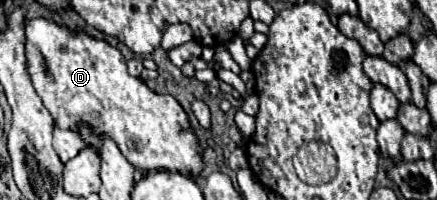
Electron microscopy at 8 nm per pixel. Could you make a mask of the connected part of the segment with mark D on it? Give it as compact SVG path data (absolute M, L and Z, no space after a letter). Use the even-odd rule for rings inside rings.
M45 17L29 19L25 25L25 35L27 35L25 57L27 57L27 71L31 83L59 129L79 131L79 125L85 123L93 133L113 139L119 145L125 159L139 171L149 173L157 169L169 169L169 171L189 173L195 181L201 179L205 167L203 147L199 145L199 139L191 129L185 109L177 103L175 97L165 93L155 93L145 85L145 81L129 75L125 57L117 47L109 45L103 39L95 39L79 29L63 27Z

